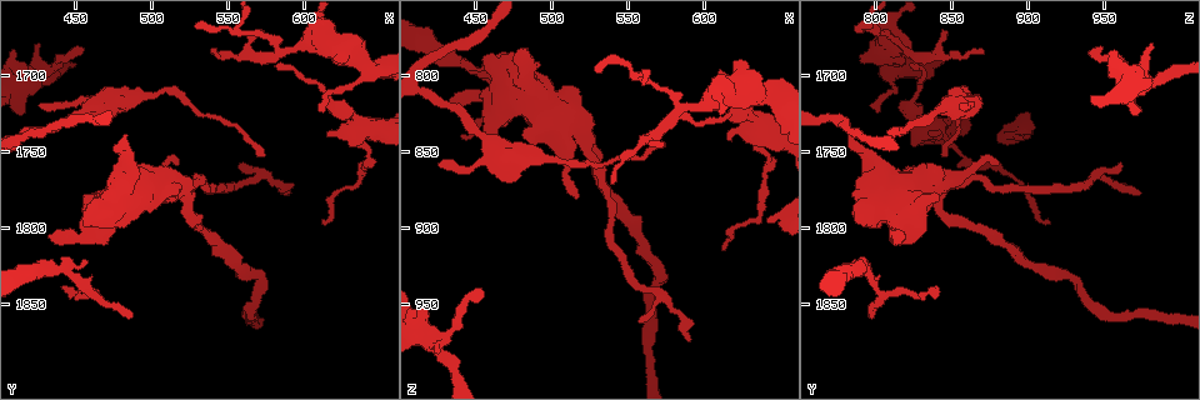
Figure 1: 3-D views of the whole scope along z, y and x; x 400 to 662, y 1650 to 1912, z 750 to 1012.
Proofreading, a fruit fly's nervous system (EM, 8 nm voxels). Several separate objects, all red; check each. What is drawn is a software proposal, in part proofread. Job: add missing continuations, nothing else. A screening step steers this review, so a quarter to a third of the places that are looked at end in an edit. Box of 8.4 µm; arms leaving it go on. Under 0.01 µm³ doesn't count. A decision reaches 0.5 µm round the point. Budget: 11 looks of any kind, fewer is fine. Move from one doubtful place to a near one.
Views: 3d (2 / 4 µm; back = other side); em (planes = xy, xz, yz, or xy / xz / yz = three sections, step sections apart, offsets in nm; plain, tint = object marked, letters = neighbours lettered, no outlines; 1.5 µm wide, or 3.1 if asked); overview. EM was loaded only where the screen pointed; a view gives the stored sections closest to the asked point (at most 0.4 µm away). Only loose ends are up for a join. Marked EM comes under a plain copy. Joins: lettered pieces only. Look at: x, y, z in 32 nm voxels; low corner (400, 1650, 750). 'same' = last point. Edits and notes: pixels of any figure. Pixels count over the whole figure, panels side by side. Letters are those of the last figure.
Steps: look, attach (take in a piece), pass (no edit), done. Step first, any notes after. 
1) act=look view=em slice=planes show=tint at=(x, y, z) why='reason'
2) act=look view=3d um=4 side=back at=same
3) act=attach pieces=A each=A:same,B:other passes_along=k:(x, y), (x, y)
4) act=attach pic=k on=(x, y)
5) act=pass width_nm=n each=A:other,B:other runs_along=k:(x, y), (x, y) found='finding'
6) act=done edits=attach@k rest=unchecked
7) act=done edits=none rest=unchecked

act=look view=3d um=2 at=(456, 1680, 942) why='branch stops here'

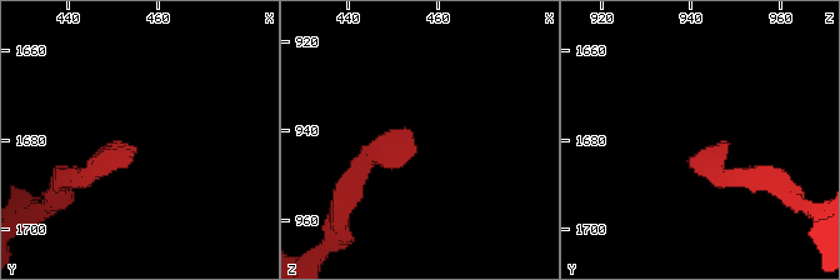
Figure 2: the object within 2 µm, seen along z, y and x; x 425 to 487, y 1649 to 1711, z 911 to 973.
act=look view=em slice=yz step=4 show=letters at=(454, 1683, 944)

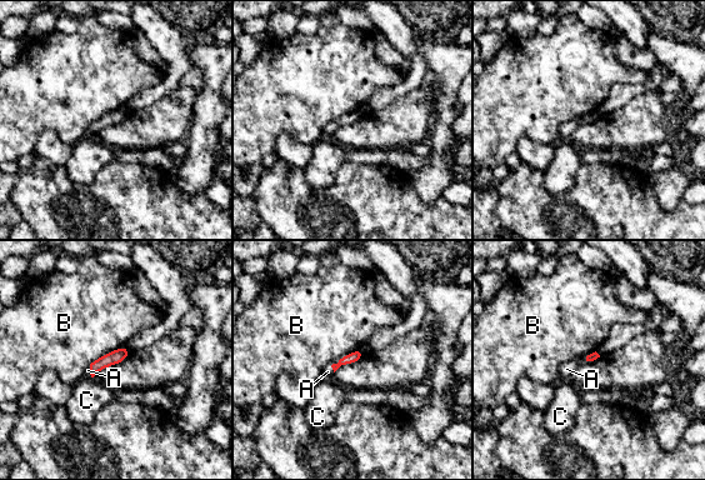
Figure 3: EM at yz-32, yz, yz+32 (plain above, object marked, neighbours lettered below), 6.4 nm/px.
act=attach pieces=A each=A:same,B:other,C:other found='it goes on there'

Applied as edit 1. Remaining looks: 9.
act=look view=overview

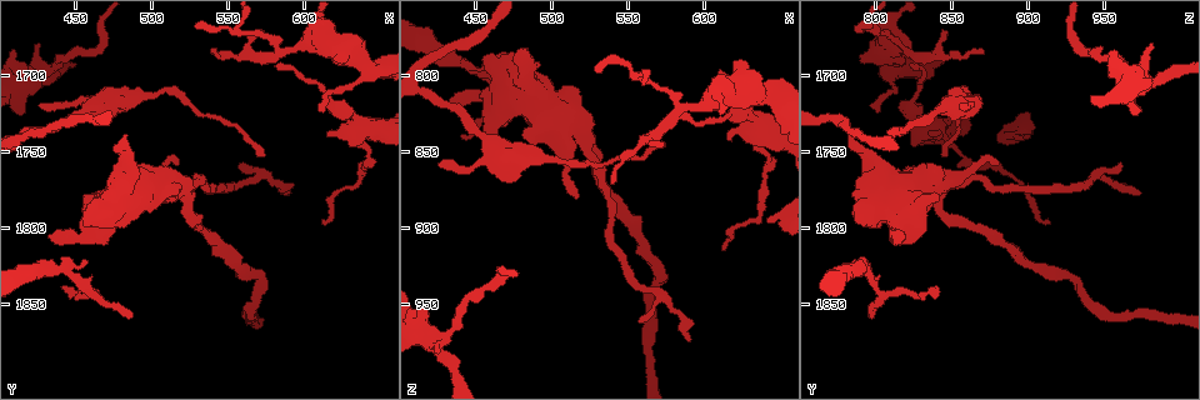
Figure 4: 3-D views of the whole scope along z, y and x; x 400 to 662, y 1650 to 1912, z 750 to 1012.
act=look view=3d um=2 at=(612, 1796, 914) why='branch stops here'

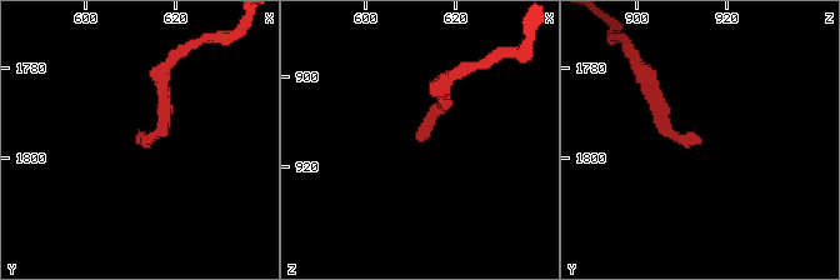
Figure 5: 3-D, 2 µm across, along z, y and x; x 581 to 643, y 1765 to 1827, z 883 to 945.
act=look view=em slice=planes show=tint at=(613, 1796, 914) why='now the EM'

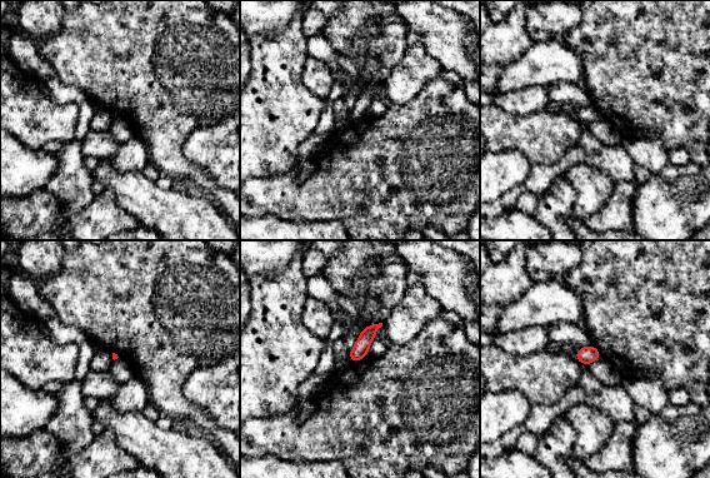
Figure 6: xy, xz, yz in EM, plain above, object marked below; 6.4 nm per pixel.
act=look view=em slice=planes show=letters at=same

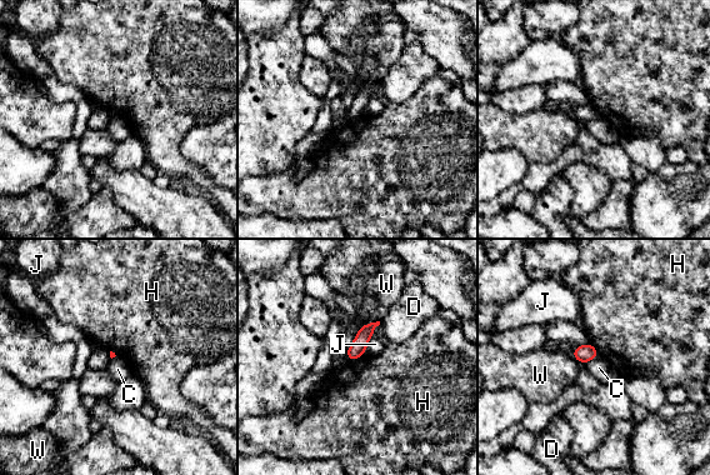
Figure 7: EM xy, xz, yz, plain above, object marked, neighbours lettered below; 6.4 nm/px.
act=pass longest_contact=W:140nm each=C:other,D:other,H:other,J:other,W:other border=7:(364, 353), (350, 361) found='none of them fits'

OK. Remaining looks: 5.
act=look view=3d um=4 at=(618, 1736, 840) why='free end'

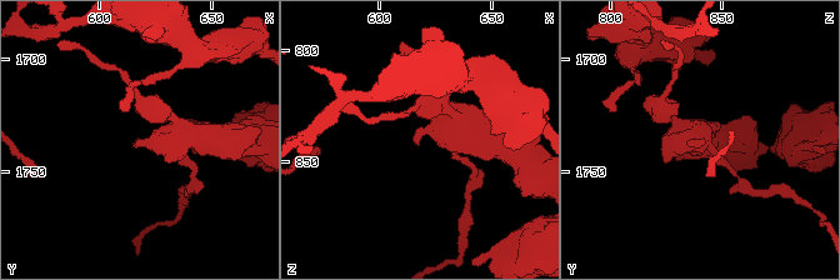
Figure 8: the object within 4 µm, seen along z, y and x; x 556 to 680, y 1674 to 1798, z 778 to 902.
act=look view=em slice=planes show=letters at=(618, 1737, 843) why='need the tissue'

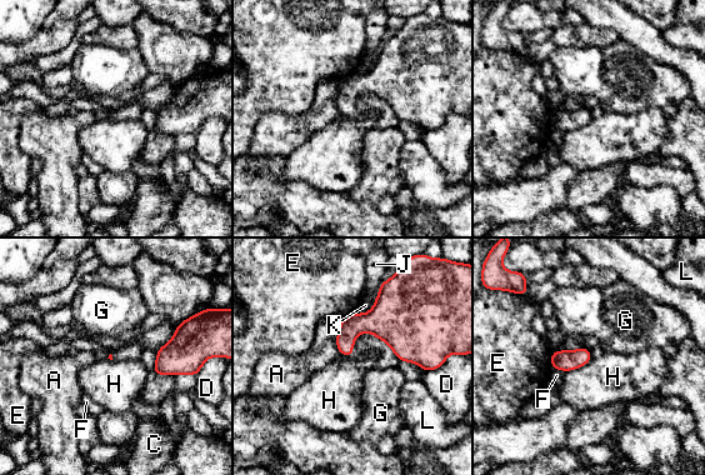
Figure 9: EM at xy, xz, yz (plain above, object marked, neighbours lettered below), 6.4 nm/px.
act=pass longest_contact=H:200nm each=A:other,C:other,D:other,E:other,F:other,G:other,H:other,J:other,K:other,L:other border=9:(591, 358), (585, 364), (565, 371) found='none of them fits'

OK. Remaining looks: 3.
act=look view=em slice=planes show=letters at=(434, 1806, 816) why='free end'

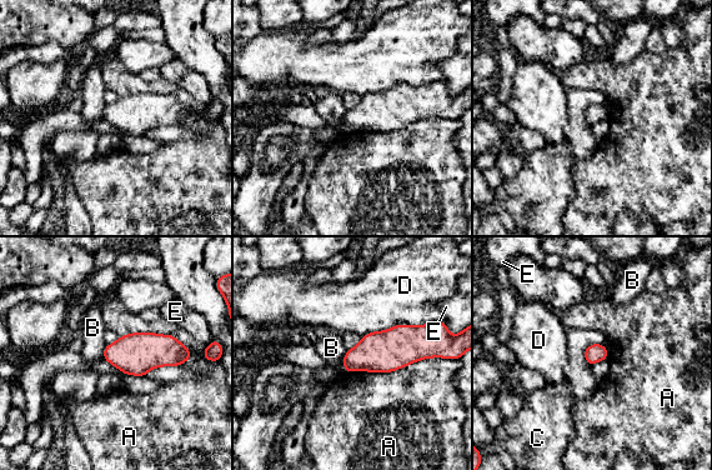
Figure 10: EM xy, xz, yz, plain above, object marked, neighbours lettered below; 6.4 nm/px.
act=pass longest_contact=A:600nm each=A:other,B:other,C:other,D:other,E:other border=10:(106, 344), (103, 358) found='no lettered piece goes on from it'

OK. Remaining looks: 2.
act=done edits=attach@3 rest=unchecked

